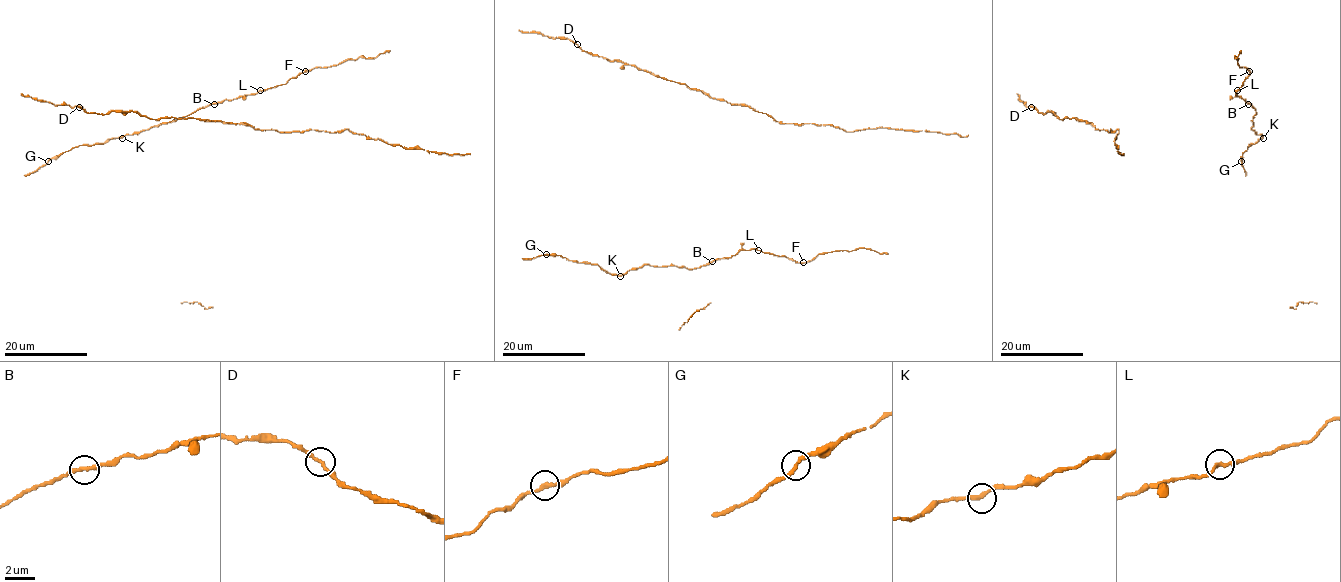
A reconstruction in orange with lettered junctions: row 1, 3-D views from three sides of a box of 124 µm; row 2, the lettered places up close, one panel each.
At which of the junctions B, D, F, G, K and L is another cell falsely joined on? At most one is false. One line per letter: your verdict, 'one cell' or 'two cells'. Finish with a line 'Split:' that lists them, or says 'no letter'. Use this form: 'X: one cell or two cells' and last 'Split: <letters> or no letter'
B: one cell
D: one cell
F: one cell
G: one cell
K: one cell
L: one cell
Split: no letter

